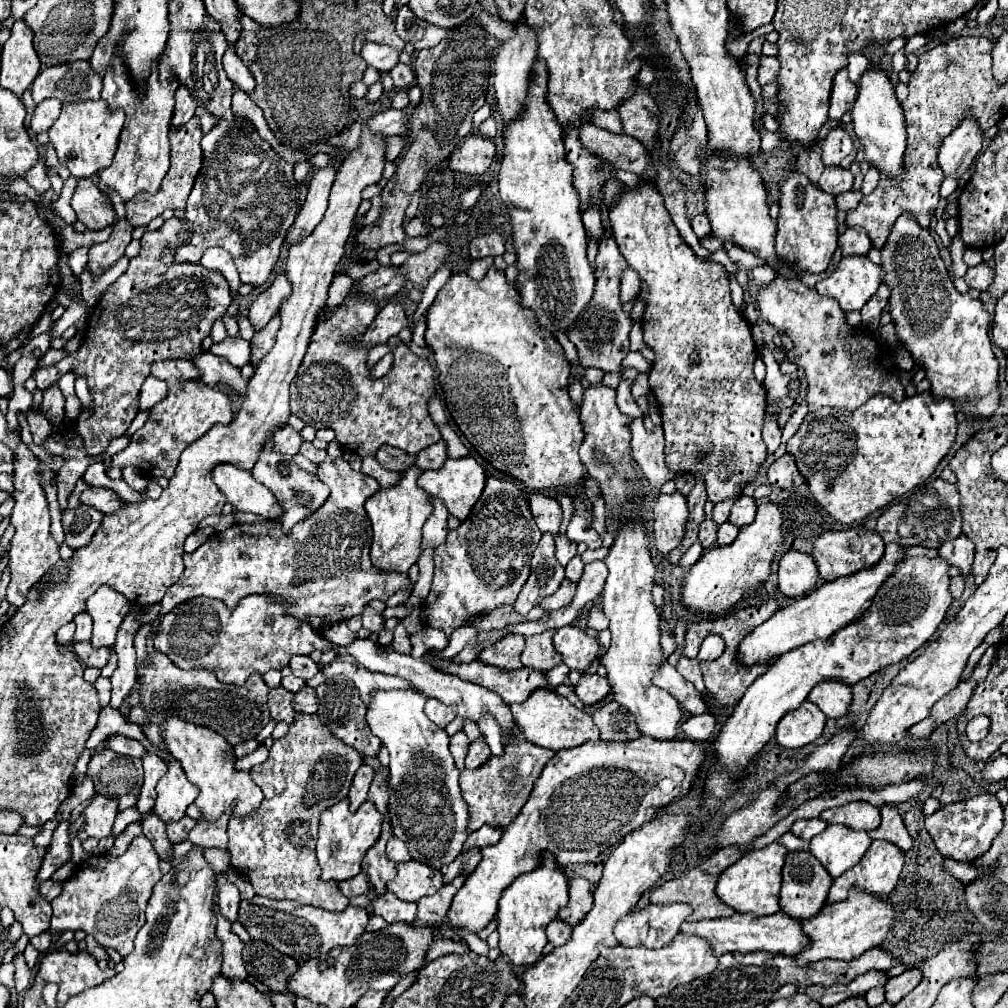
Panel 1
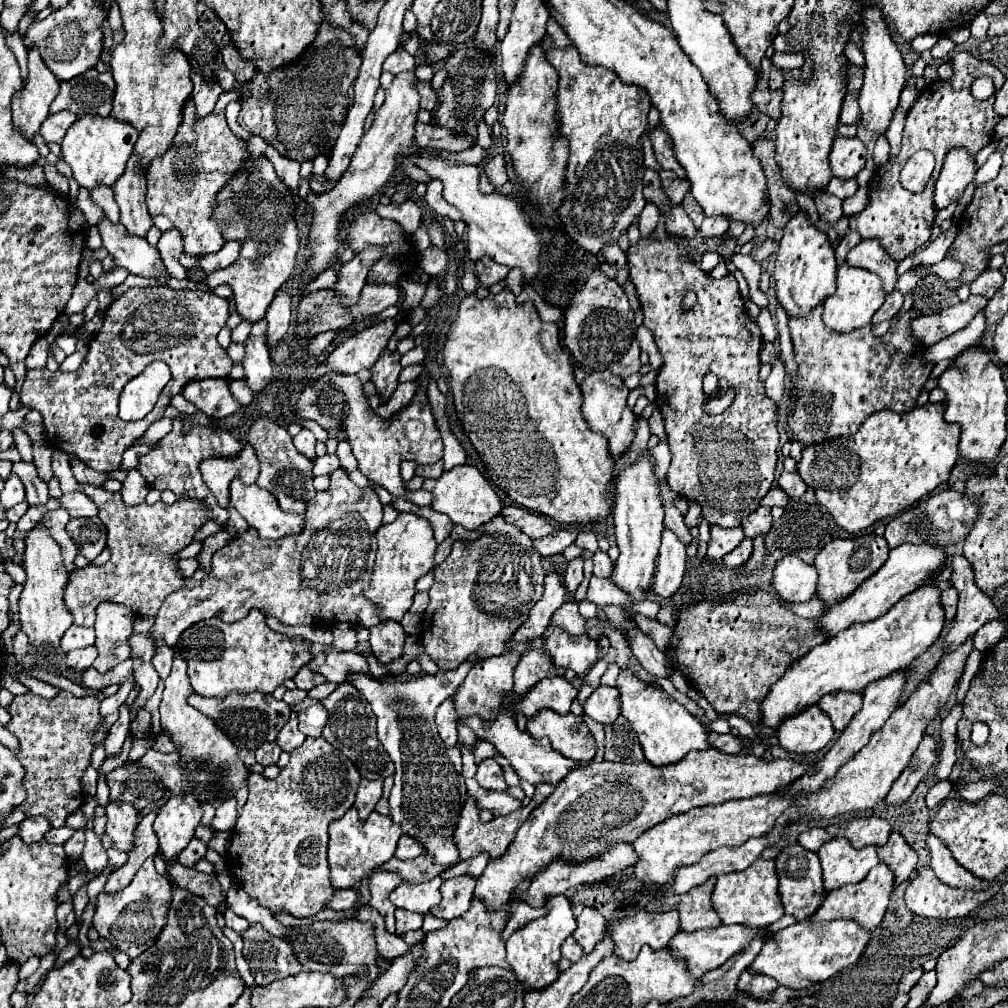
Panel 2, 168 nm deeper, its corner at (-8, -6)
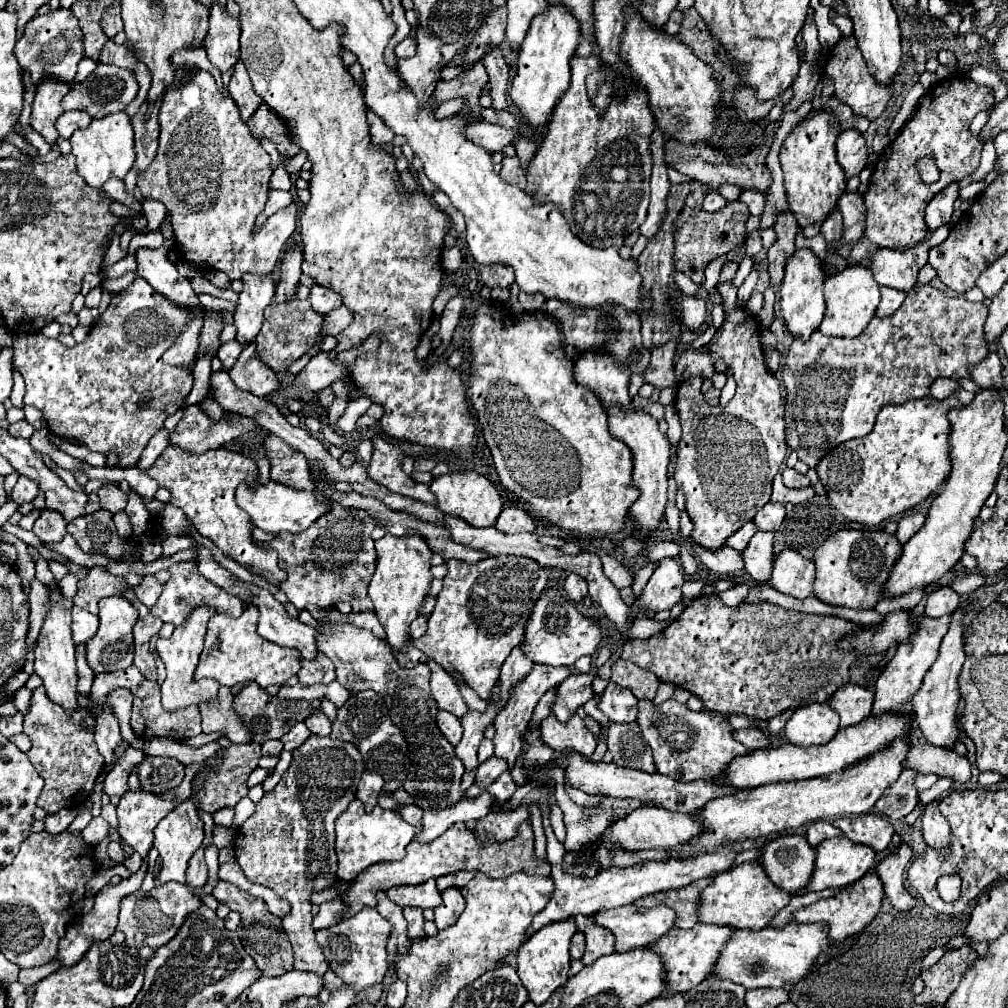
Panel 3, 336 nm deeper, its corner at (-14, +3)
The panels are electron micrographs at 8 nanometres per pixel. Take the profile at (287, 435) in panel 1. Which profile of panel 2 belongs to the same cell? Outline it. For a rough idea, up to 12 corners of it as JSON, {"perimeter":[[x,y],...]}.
{"perimeter":[[301,430],[293,438],[295,448],[307,458],[315,456],[315,436]]}

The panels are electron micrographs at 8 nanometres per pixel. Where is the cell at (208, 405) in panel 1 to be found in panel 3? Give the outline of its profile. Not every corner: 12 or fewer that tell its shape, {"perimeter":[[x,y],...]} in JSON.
{"perimeter":[[167,445],[147,471],[225,557],[279,585],[275,551],[235,503],[257,465]]}

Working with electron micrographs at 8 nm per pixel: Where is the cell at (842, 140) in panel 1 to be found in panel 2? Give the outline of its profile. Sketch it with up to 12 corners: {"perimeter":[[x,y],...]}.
{"perimeter":[[837,136],[831,170],[837,178],[855,178],[865,166],[865,144]]}

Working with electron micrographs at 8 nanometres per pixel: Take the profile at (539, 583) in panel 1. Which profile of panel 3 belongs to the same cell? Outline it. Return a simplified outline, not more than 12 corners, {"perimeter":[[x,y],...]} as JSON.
{"perimeter":[[523,645],[509,653],[501,667],[503,701],[509,687],[531,671],[533,661],[523,651]]}

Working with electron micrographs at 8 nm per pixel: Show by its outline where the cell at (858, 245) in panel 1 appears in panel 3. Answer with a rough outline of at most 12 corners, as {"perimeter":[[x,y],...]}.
{"perimeter":[[943,225],[911,249],[877,247],[869,259],[879,285],[911,291]]}

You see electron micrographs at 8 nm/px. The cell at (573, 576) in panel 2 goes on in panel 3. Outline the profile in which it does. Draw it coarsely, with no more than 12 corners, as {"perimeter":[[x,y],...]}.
{"perimeter":[[575,573],[565,579],[565,591],[573,601],[587,595],[587,581]]}

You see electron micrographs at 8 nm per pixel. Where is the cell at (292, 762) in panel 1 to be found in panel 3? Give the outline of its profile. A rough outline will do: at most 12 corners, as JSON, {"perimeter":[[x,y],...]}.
{"perimeter":[[311,735],[241,825],[235,859],[289,901],[295,969],[323,975],[311,895],[337,881],[355,745]]}

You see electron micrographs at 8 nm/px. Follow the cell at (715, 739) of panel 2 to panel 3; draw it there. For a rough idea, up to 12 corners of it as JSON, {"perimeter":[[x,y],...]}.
{"perimeter":[[735,729],[733,737],[747,749],[769,747],[759,729]]}

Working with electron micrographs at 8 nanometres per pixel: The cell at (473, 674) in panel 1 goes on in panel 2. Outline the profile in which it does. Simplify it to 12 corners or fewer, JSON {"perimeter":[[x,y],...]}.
{"perimeter":[[545,678],[515,708],[529,720],[541,710],[569,714],[579,690]]}

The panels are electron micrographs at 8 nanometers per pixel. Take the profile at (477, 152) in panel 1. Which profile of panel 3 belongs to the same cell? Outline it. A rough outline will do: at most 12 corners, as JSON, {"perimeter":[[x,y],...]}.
{"perimeter":[[517,155],[504,157],[501,179],[520,189],[527,183]]}

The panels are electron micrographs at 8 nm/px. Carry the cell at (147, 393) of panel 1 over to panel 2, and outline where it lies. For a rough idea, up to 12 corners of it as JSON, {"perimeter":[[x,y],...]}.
{"perimeter":[[181,394],[173,396],[171,406],[181,414],[195,414],[191,402],[187,402]]}

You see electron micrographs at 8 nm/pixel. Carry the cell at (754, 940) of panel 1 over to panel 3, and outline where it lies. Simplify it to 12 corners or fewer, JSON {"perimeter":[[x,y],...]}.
{"perimeter":[[729,925],[671,929],[655,945],[667,993],[697,987],[733,933]]}

